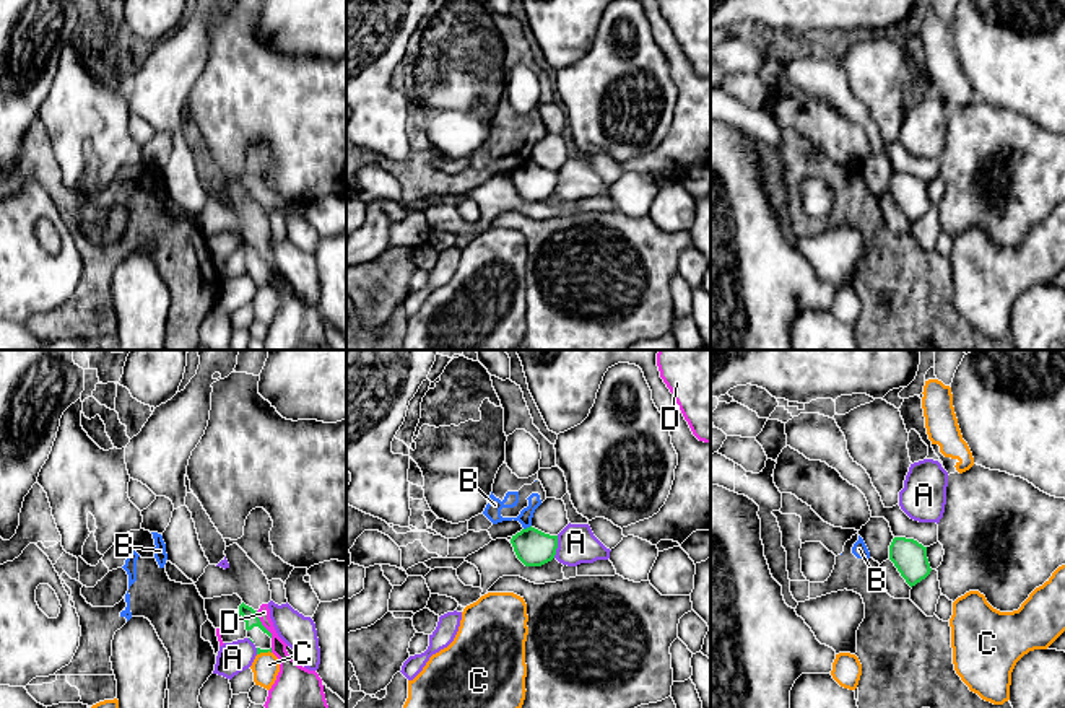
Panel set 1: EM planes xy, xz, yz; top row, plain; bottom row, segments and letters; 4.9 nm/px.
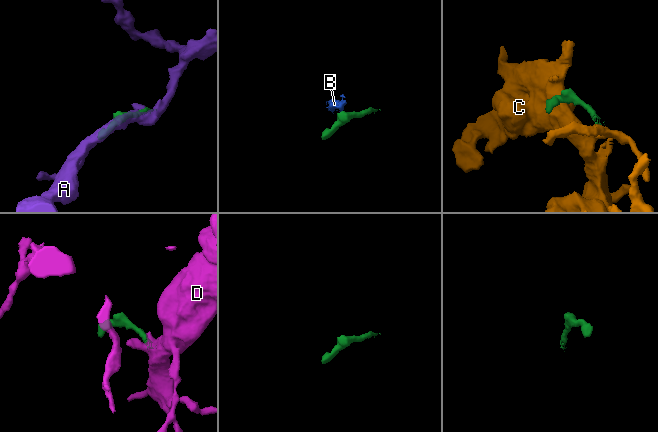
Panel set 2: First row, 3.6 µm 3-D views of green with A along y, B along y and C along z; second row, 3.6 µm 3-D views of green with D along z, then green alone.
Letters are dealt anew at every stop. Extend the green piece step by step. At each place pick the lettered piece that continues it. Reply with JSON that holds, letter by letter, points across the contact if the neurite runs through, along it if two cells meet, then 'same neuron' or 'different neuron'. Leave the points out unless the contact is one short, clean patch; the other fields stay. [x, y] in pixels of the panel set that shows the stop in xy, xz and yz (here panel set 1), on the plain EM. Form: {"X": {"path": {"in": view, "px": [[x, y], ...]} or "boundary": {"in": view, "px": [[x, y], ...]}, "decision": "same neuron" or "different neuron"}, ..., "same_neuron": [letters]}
{"A": {"decision": "different neuron"}, "B": {"boundary": {"in": "xz", "px": [[530, 160], [524, 165]]}, "decision": "different neuron"}, "C": {"decision": "different neuron"}, "D": {"boundary": {"in": "xy", "px": [[256, 246], [260, 259], [272, 272]]}, "decision": "different neuron"}, "same_neuron": []}

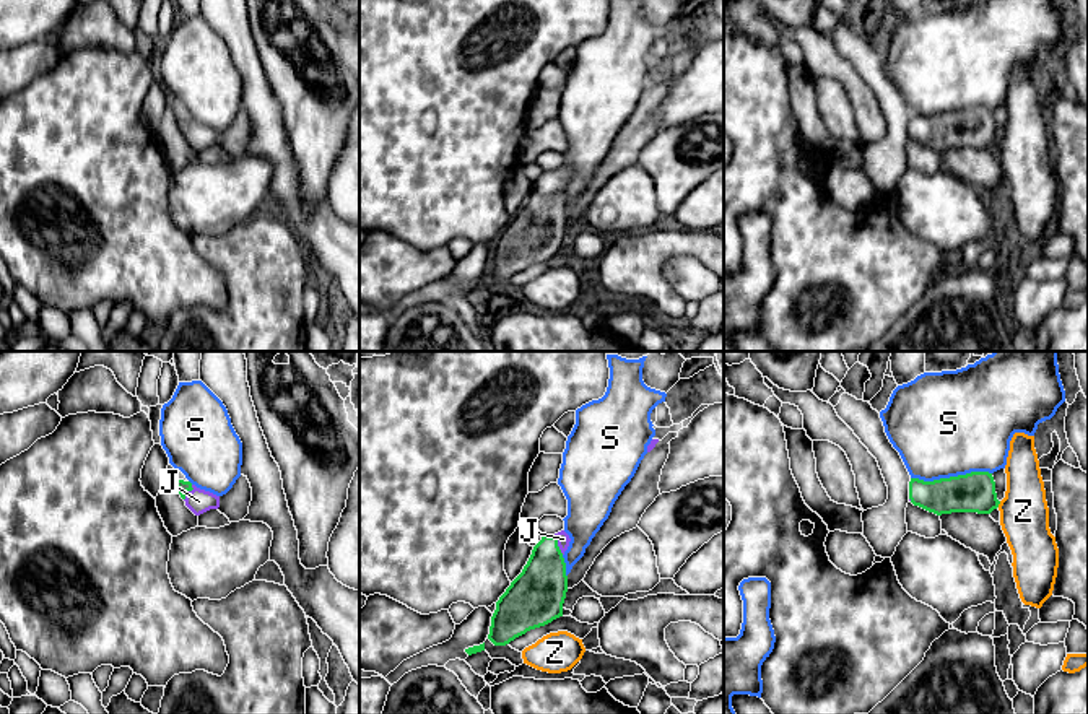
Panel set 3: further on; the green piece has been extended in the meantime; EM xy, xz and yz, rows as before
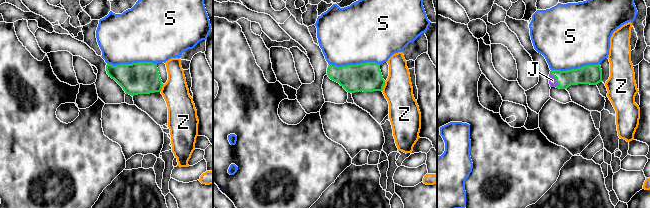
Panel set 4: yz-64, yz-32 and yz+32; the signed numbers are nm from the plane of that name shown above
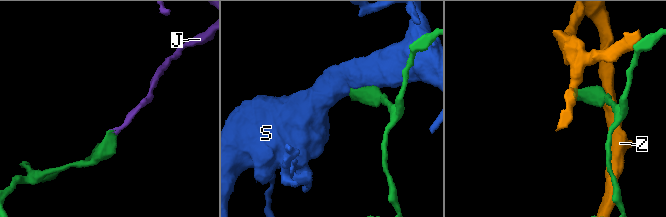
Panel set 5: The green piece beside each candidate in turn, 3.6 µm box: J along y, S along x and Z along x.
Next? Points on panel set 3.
{"J": {"path": {"in": "xz", "px": [[539, 226], [547, 189], [557, 179], [563, 174]]}, "decision": "same neuron"}, "S": {"decision": "different neuron"}, "Z": {"decision": "different neuron"}, "same_neuron": ["J"]}

